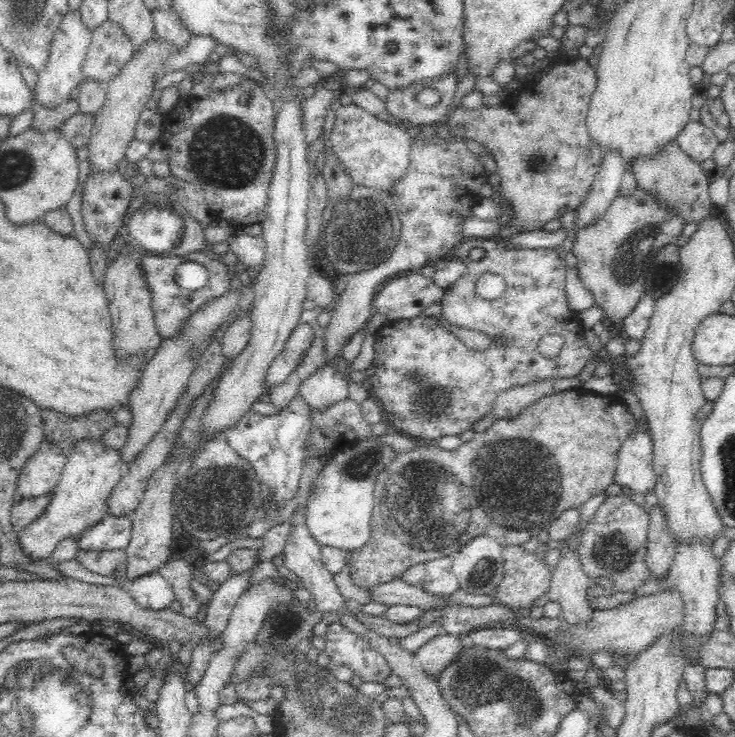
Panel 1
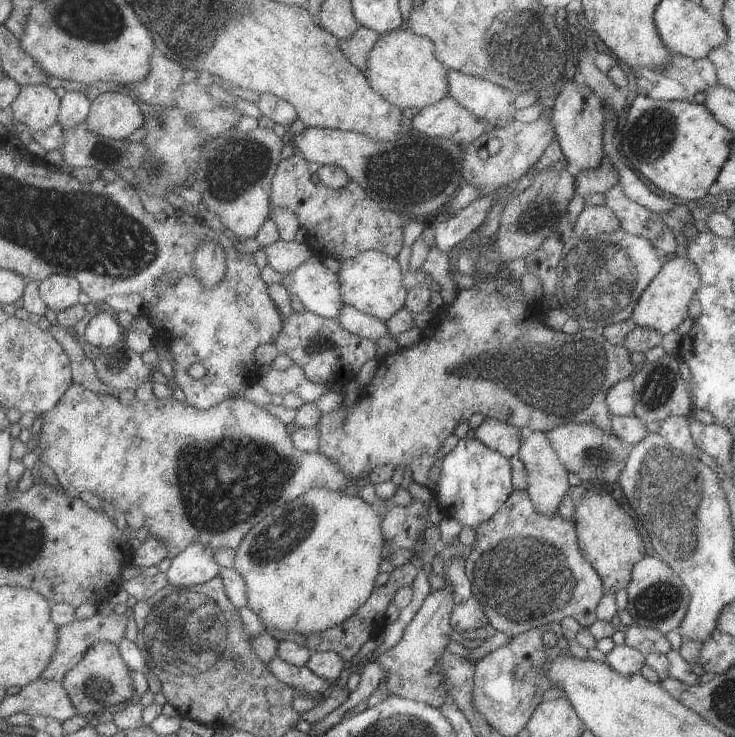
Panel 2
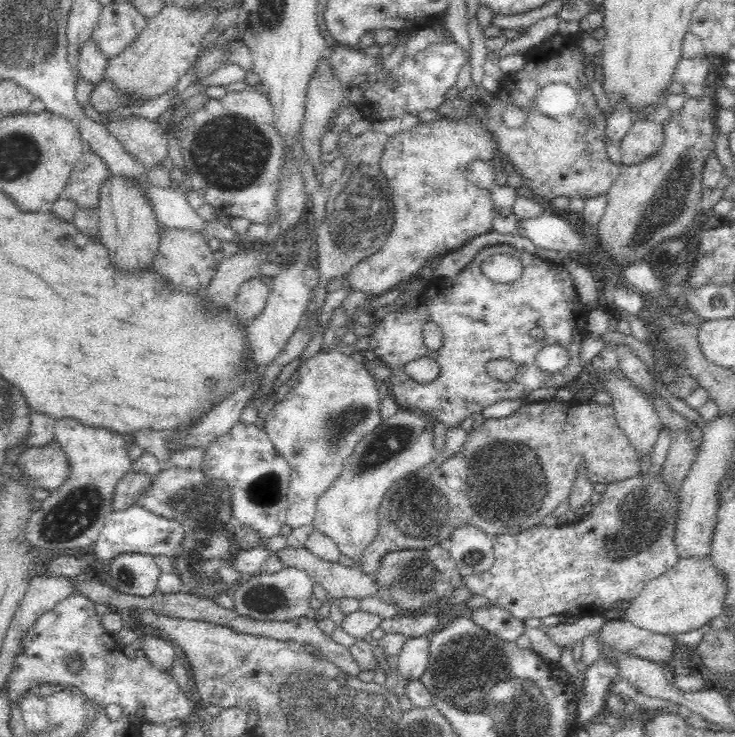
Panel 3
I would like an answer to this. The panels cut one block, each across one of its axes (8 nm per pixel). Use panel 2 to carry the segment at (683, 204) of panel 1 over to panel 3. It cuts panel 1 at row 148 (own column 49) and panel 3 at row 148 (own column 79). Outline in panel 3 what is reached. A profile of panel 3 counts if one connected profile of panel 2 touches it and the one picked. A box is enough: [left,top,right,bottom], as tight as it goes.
[619,118,663,166]

